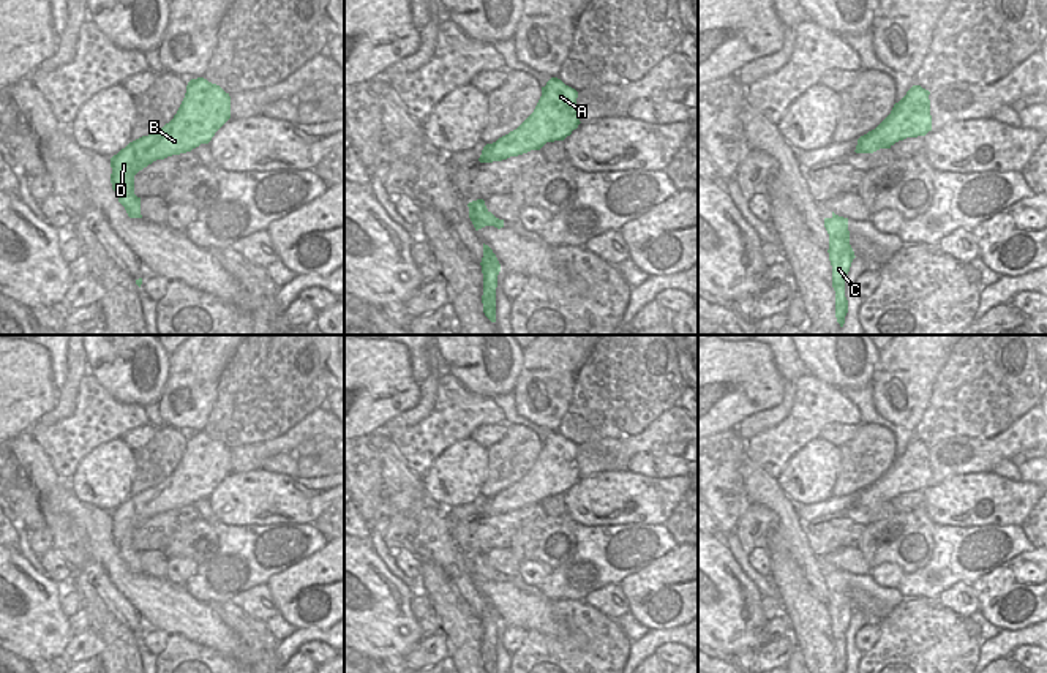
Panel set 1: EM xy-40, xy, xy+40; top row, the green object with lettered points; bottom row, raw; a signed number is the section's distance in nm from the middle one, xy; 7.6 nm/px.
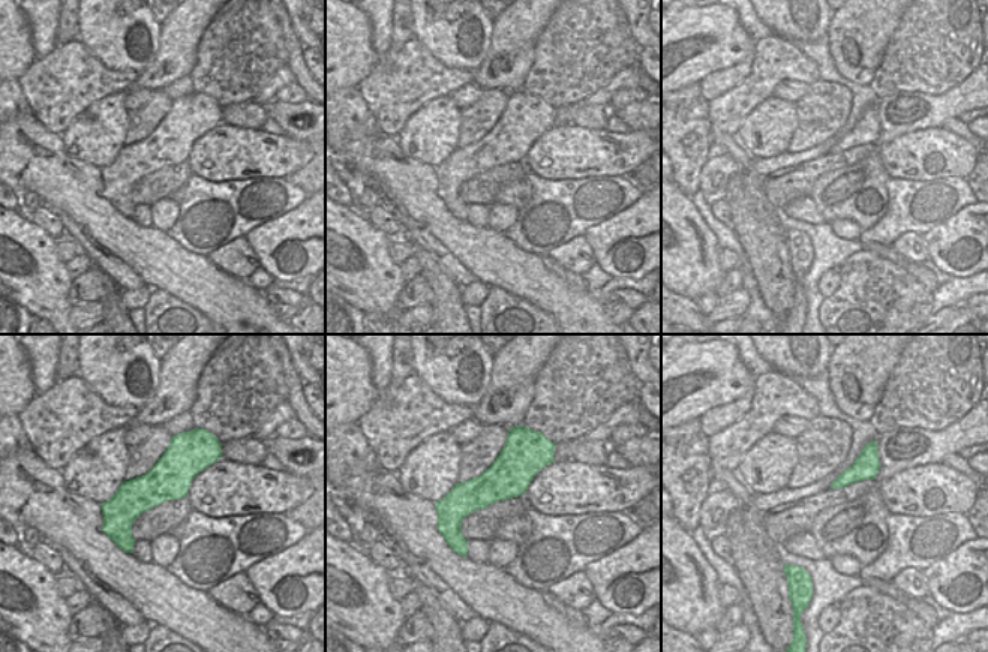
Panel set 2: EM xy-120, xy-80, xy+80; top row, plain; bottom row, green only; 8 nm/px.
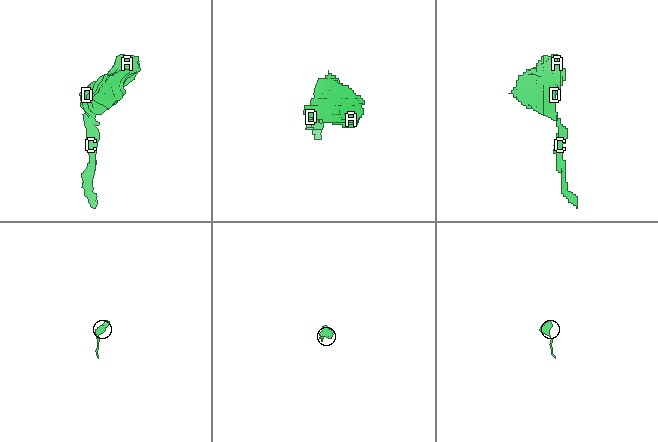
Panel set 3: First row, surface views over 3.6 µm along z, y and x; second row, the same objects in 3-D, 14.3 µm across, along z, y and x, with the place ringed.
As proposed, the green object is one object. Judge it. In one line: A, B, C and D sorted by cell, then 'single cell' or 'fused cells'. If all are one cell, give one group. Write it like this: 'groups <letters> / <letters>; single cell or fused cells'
groups A B C D; single cell

